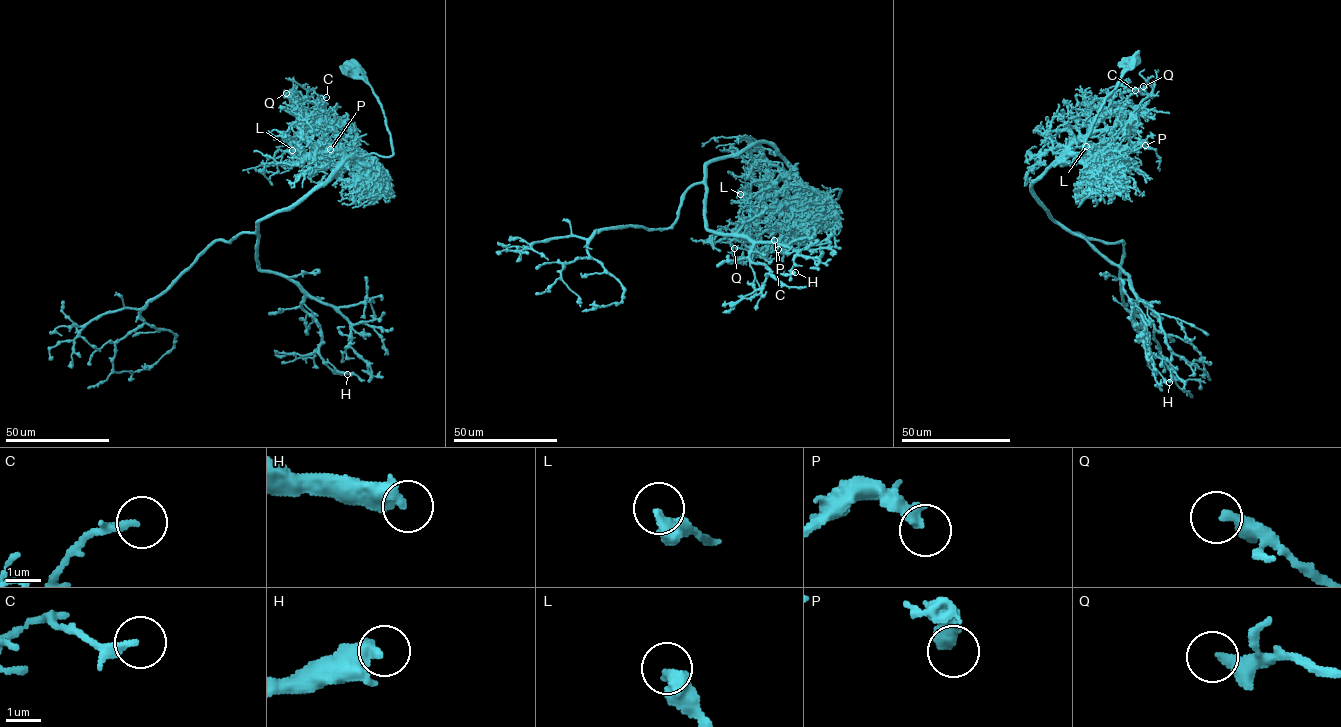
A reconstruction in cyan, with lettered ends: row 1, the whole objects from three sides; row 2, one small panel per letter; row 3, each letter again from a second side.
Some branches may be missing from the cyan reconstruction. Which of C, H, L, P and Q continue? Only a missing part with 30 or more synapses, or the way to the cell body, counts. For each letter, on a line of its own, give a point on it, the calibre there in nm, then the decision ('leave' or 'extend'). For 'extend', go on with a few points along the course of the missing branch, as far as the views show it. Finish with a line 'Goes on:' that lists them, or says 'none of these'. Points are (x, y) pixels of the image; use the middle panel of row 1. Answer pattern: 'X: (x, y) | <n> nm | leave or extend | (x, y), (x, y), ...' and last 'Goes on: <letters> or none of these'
C: (774, 240) | 160 nm | leave
H: (795, 272) | 320 nm | leave
L: (740, 194) | 320 nm | leave
P: (778, 249) | 400 nm | leave
Q: (734, 248) | 360 nm | extend
Goes on: Q

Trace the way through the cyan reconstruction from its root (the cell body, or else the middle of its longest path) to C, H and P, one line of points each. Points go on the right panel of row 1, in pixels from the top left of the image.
C: (1133, 59), (1098, 112), (1081, 152), (1085, 150), (1070, 150), (1093, 132), (1130, 122), (1147, 96), (1135, 90)
H: (1133, 59), (1085, 150), (1063, 155), (1032, 191), (1119, 266), (1158, 315), (1169, 382)
P: (1133, 59), (1098, 112), (1081, 152), (1085, 150), (1077, 153), (1132, 151), (1139, 144), (1145, 145)

